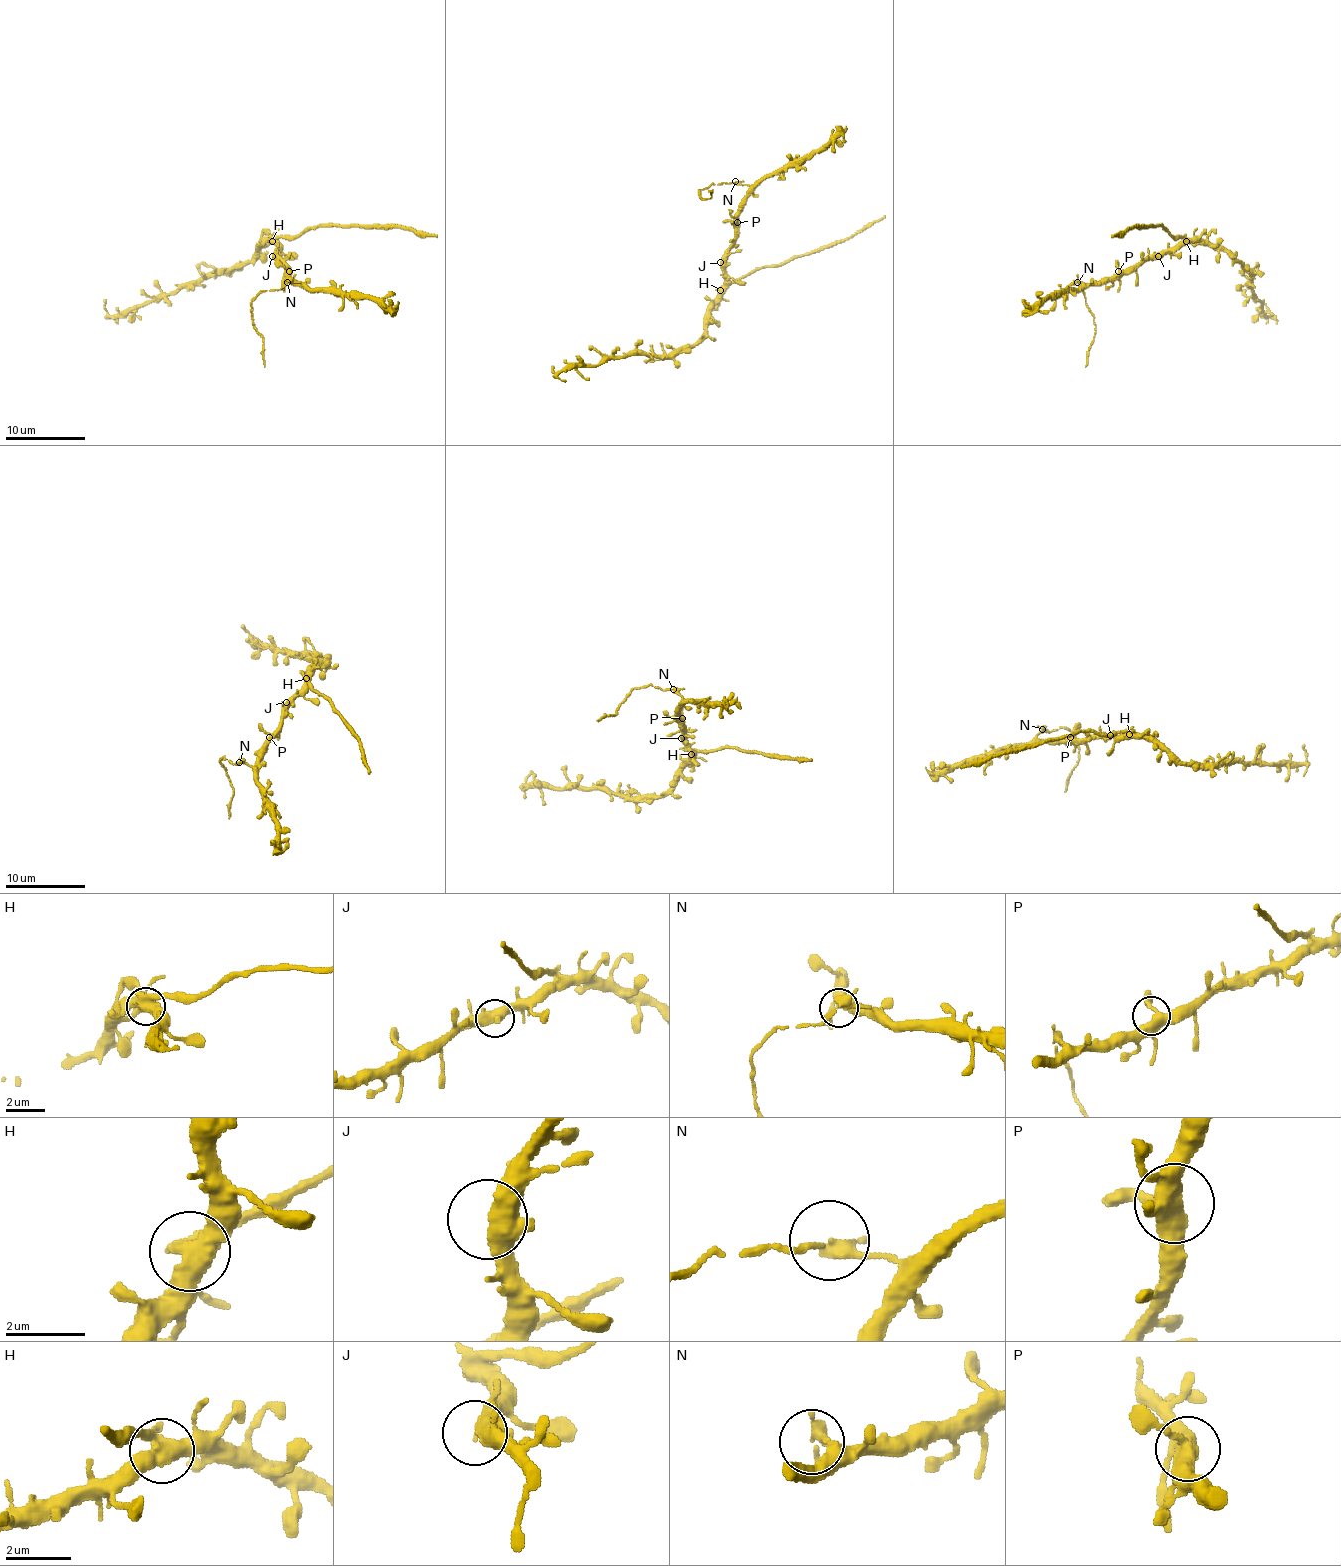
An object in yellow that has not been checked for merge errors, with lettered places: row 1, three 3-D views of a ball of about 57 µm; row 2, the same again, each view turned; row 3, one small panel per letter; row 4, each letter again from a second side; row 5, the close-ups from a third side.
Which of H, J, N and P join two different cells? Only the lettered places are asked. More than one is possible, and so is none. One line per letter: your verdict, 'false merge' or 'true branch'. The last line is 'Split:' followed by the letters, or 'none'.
H: false merge
J: true branch
N: false merge
P: true branch
Split: H, N

